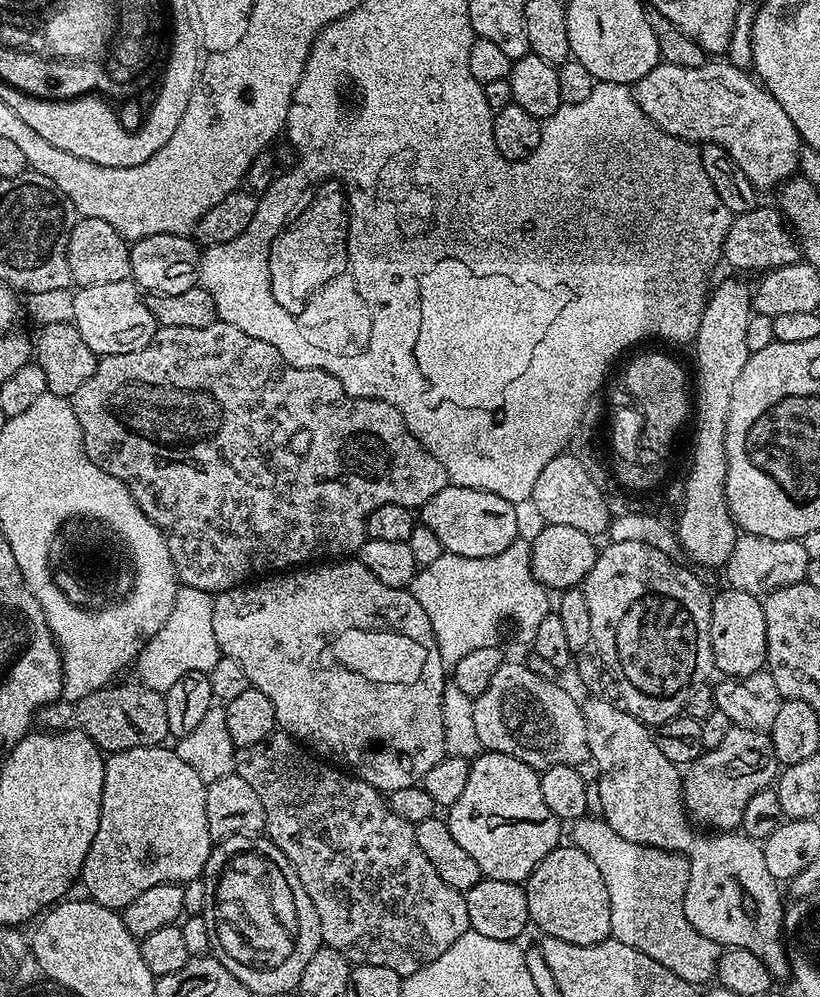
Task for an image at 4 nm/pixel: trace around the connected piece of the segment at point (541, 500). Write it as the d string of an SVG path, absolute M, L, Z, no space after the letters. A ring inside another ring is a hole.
M561 454L550 458L546 466L542 469L542 474L538 474L538 482L534 482L534 490L530 501L531 507L536 507L536 512L541 516L544 524L557 524L558 526L574 526L574 530L582 530L582 534L593 538L600 538L608 531L608 521L610 511L608 504L604 501L604 496L600 493L601 485L590 474L586 474L586 466L578 462L571 454Z

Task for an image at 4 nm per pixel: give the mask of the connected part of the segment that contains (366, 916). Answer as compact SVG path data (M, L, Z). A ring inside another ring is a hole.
M279 730L254 746L239 749L236 753L234 772L254 789L254 794L258 794L264 811L263 831L268 839L274 842L274 846L278 846L278 850L282 850L282 854L286 854L286 858L294 866L310 902L314 902L314 910L318 914L320 923L321 941L327 947L338 950L338 954L342 954L348 960L349 965L387 966L403 978L422 970L422 966L442 958L442 954L446 954L446 950L450 950L450 946L454 946L454 942L458 942L458 938L462 938L462 934L469 931L464 893L454 890L454 886L446 886L446 882L442 882L442 878L438 878L434 866L430 866L430 862L426 862L426 854L422 854L422 850L418 846L416 825L406 822L406 818L398 818L398 814L394 814L394 810L390 810L385 793L379 792L365 780L317 758L311 751L301 747L291 736Z

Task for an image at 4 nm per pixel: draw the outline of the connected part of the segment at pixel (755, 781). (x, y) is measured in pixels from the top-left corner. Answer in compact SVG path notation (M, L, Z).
M733 726L718 746L705 750L682 776L685 813L708 830L736 830L750 798L777 779L778 765L768 732Z

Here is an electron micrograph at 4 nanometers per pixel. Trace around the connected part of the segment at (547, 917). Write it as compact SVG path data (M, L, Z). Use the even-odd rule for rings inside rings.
M558 846L528 875L524 893L528 903L528 919L541 928L544 936L562 938L578 946L590 946L612 935L610 926L610 894L604 875L590 858L575 846Z

